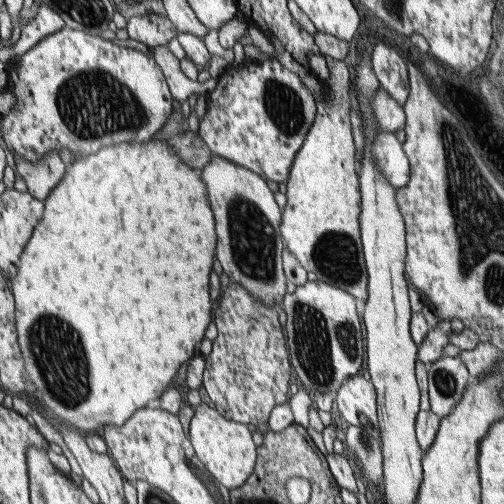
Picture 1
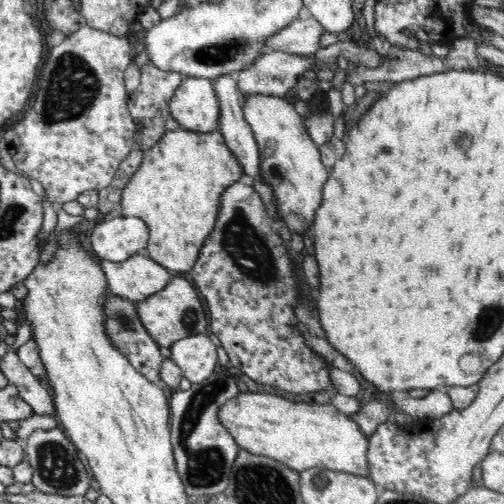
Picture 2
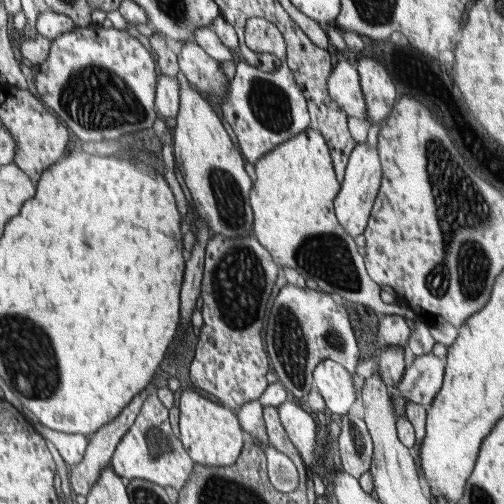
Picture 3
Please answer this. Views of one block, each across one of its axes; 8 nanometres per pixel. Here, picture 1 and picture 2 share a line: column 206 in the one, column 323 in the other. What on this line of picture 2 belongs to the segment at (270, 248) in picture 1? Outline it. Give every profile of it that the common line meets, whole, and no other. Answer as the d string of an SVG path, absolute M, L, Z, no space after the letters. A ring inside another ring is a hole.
M242 94L240 106L260 146L262 180L272 186L278 202L276 210L292 234L298 232L298 236L304 236L304 230L312 226L312 216L320 206L330 168L322 164L318 144L314 144L304 120L286 98L274 98L272 94Z

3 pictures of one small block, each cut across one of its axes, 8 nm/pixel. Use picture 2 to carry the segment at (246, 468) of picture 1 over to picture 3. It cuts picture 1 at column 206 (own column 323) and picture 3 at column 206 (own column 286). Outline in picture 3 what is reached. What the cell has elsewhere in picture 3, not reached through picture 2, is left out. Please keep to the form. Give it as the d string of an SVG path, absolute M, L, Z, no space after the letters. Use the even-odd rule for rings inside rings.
M183 390L177 394L175 404L179 408L179 440L185 444L193 462L205 466L231 466L241 456L241 430L239 418L235 418L233 410L225 406L217 406L195 394L193 390Z

